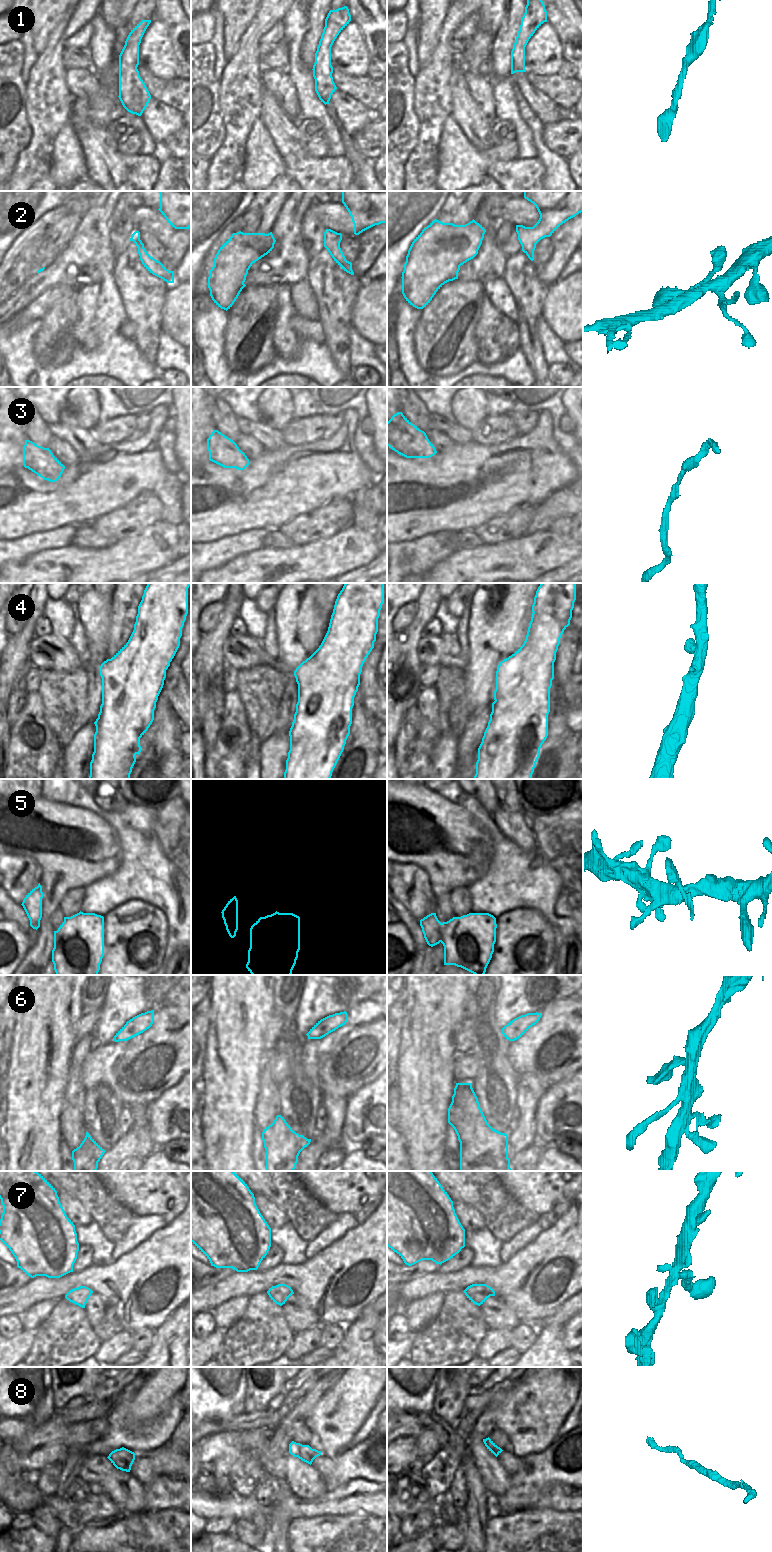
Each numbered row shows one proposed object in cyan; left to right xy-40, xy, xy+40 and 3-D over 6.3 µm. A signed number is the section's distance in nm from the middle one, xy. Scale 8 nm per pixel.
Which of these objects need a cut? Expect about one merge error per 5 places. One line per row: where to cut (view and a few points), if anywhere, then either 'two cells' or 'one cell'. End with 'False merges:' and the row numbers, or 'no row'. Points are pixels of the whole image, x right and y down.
1: cut none; one cell
2: cut none; one cell
3: cut none; one cell
4: cut xy+40 (495, 689), (494, 699); two cells
5: cut none; one cell
6: cut none; one cell
7: cut none; one cell
8: cut none; one cell
False merges: 4

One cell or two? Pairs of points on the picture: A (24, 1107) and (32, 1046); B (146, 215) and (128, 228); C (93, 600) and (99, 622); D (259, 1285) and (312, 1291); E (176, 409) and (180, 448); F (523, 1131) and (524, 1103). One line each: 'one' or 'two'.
A: one
B: two
C: one
D: one
E: one
F: one

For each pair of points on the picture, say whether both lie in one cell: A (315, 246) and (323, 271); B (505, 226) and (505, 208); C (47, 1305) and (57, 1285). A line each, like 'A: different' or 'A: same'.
A: different
B: different
C: different

